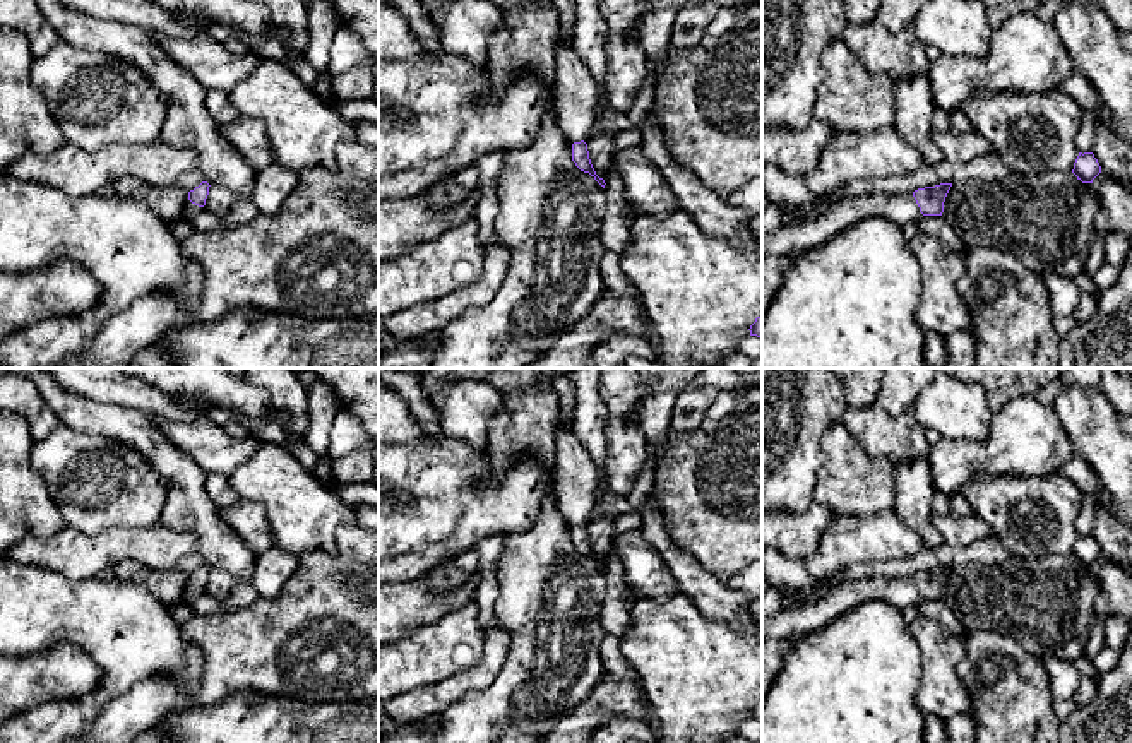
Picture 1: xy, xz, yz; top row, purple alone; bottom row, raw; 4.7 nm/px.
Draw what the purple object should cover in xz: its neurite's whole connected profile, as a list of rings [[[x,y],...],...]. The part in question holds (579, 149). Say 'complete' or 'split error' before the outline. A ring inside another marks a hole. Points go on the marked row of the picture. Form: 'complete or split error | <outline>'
split error | [[[560,34],[555,46],[555,62],[558,127],[572,144],[572,161],[575,166],[589,173],[605,188],[606,183],[596,175],[587,144],[584,142],[596,125],[599,86],[586,63],[577,56],[572,43],[565,41]]]

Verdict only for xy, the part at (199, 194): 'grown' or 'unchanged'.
grown

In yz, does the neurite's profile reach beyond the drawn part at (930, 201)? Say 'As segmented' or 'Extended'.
Extended

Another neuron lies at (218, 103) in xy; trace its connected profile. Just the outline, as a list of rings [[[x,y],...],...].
[[[206,91],[206,108],[212,120],[219,125],[228,125],[240,116],[229,101],[229,94],[224,91]]]

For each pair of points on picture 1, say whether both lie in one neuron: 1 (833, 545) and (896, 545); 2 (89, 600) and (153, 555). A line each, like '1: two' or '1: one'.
1: one
2: two

